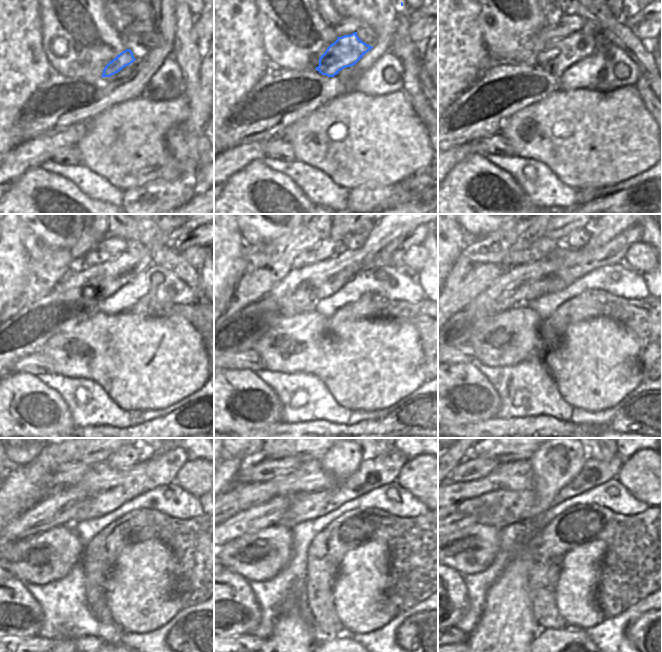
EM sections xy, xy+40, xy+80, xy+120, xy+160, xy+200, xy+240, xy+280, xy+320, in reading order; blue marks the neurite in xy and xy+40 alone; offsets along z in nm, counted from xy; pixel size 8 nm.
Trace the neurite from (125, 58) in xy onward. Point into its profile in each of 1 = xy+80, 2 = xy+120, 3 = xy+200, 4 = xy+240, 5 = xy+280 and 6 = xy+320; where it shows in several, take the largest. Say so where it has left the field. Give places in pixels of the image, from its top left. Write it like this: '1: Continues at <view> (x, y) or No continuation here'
1: Continues at xy+80 (558, 55)
2: Continues at xy+120 (100, 281)
3: Continues at xy+200 (509, 288)
4: Continues at xy+240 (60, 509)
5: Continues at xy+280 (254, 519)
6: Continues at xy+320 (463, 520)

